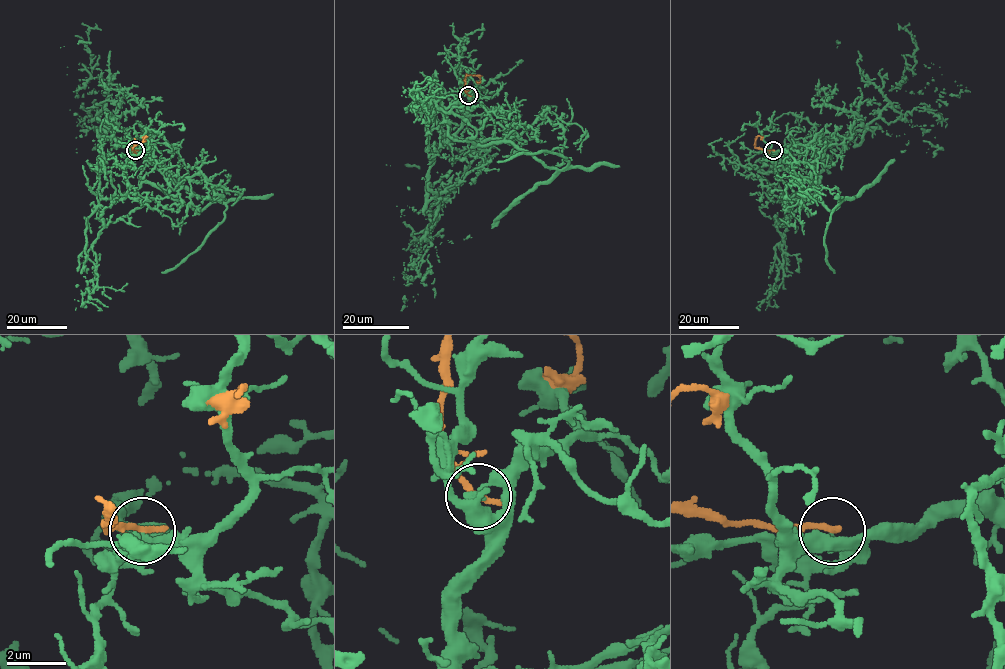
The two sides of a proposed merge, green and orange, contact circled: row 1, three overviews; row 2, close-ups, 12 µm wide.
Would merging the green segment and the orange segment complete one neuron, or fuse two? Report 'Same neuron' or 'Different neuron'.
Different neuron

